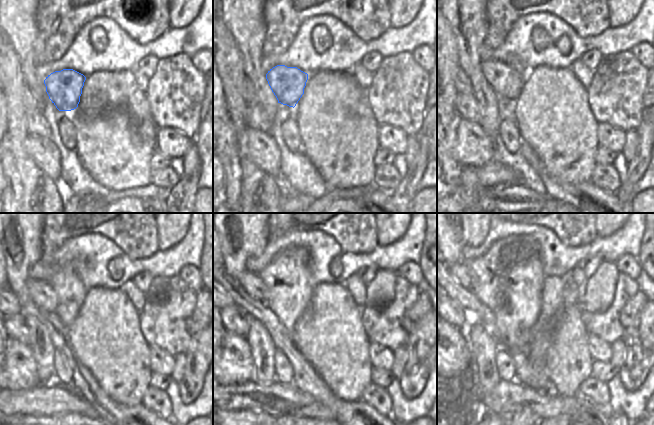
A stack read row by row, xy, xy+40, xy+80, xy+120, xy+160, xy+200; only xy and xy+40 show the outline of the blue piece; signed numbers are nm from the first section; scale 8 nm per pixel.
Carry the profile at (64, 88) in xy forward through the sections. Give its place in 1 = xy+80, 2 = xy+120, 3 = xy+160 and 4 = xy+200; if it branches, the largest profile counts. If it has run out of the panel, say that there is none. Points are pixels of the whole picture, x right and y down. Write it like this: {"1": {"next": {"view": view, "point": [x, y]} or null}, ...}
{"1": {"next": {"view": "xy+80", "point": [504, 79]}}, "2": {"next": {"view": "xy+120", "point": [41, 292]}}, "3": {"next": {"view": "xy+160", "point": [253, 285]}}, "4": {"next": {"view": "xy+200", "point": [459, 271]}}}

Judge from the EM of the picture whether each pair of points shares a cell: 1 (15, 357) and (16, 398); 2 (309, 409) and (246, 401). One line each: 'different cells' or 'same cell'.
1: different cells
2: same cell

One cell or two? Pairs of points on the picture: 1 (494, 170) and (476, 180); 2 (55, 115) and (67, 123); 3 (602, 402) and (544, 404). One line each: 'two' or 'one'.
1: one
2: two
3: two

